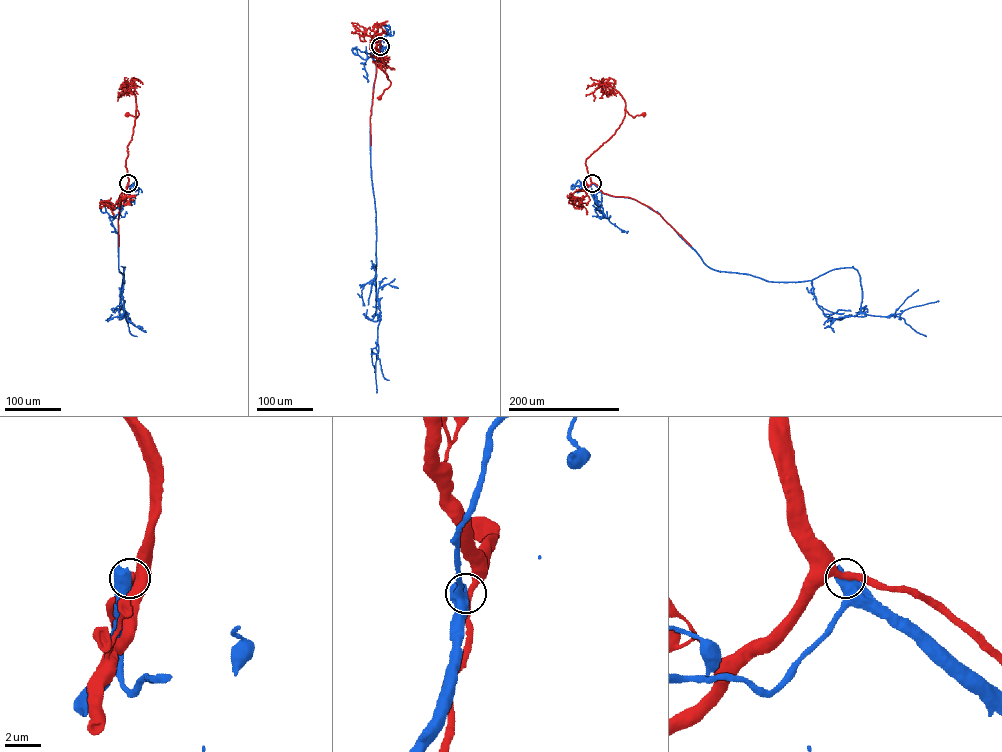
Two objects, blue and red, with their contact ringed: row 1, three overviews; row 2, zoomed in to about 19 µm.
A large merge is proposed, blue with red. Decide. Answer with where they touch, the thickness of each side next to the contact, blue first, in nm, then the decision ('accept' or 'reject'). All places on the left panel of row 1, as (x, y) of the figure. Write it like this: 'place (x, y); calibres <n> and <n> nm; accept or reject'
place (128, 183); calibres 950 and 320 nm; reject

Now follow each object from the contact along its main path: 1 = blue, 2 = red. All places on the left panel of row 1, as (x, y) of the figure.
1: (128, 183), (118, 223), (118, 268), (124, 282), (124, 269), (120, 300), (128, 313), (125, 316), (124, 301)
2: (128, 183), (127, 146), (132, 139), (136, 110), (139, 114), (136, 117), (127, 114)

